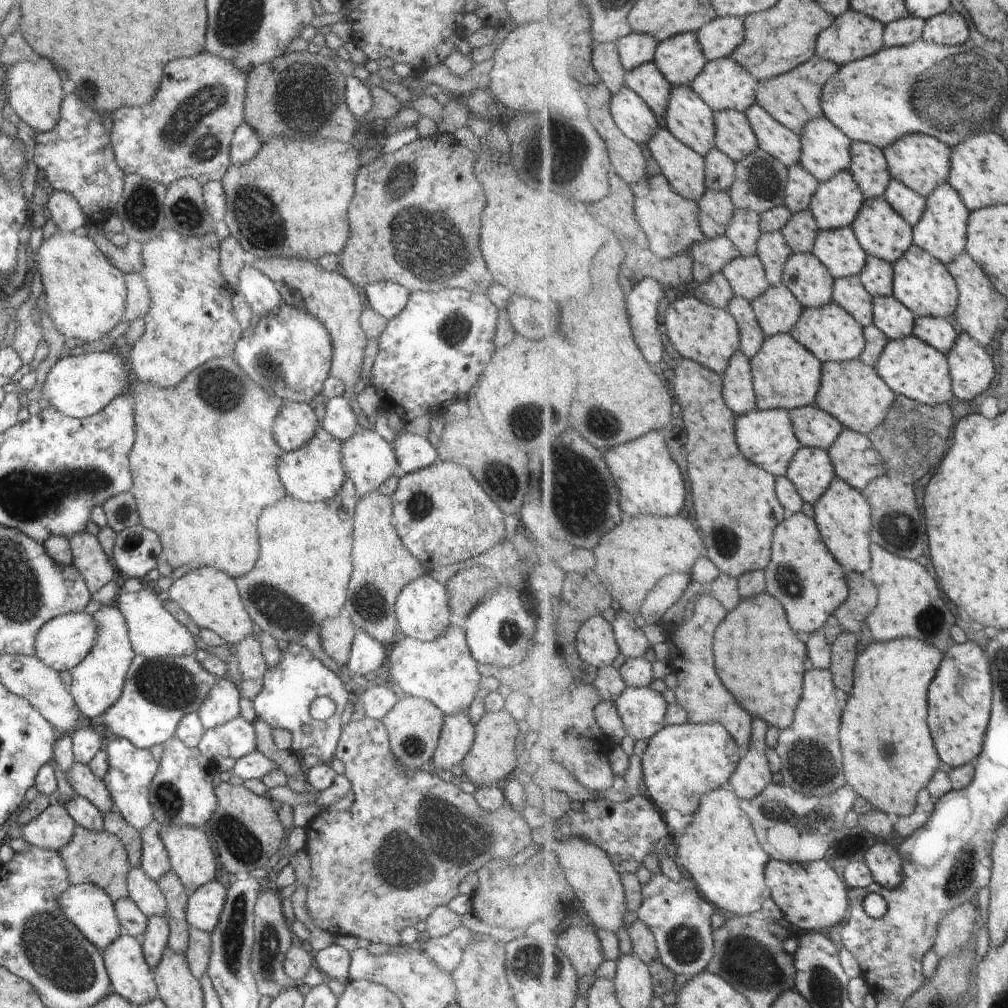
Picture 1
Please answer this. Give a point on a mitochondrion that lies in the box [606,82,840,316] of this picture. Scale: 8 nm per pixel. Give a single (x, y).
(764, 182)

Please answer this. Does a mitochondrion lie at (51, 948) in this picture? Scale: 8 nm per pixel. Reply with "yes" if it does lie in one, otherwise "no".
yes

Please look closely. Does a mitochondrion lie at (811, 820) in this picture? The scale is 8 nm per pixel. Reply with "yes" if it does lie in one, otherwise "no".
yes

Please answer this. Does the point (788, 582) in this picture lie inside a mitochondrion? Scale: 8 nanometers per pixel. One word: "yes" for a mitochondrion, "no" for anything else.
yes

